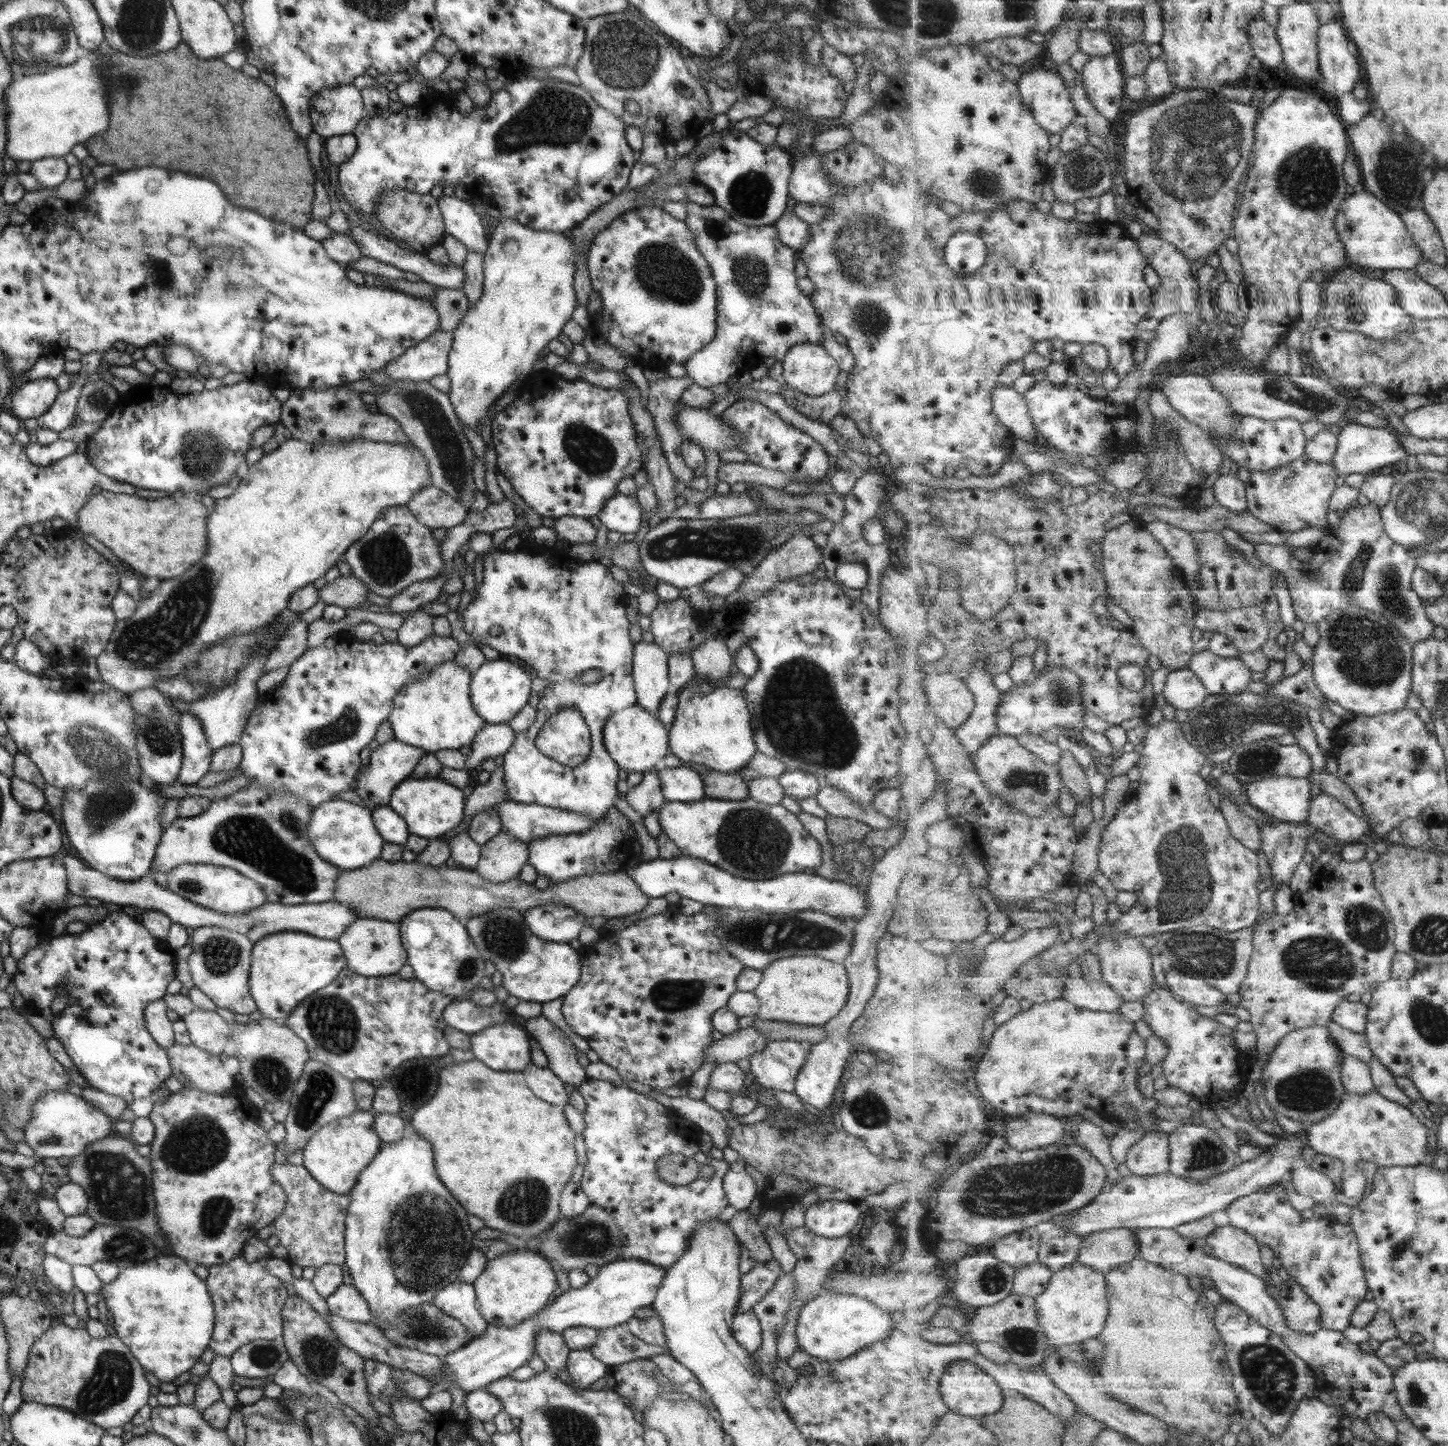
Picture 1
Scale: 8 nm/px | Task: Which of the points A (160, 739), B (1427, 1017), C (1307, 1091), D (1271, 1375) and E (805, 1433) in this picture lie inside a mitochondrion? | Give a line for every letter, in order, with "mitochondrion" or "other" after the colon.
A: mitochondrion
B: mitochondrion
C: mitochondrion
D: mitochondrion
E: other

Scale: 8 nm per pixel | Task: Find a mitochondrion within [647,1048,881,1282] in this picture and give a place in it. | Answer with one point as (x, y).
(785, 1130)

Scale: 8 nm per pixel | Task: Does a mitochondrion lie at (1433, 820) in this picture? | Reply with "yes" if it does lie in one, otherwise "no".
no

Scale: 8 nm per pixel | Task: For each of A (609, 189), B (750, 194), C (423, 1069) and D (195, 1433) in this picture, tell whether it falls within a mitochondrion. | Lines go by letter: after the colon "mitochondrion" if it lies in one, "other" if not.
A: other
B: mitochondrion
C: other
D: mitochondrion

